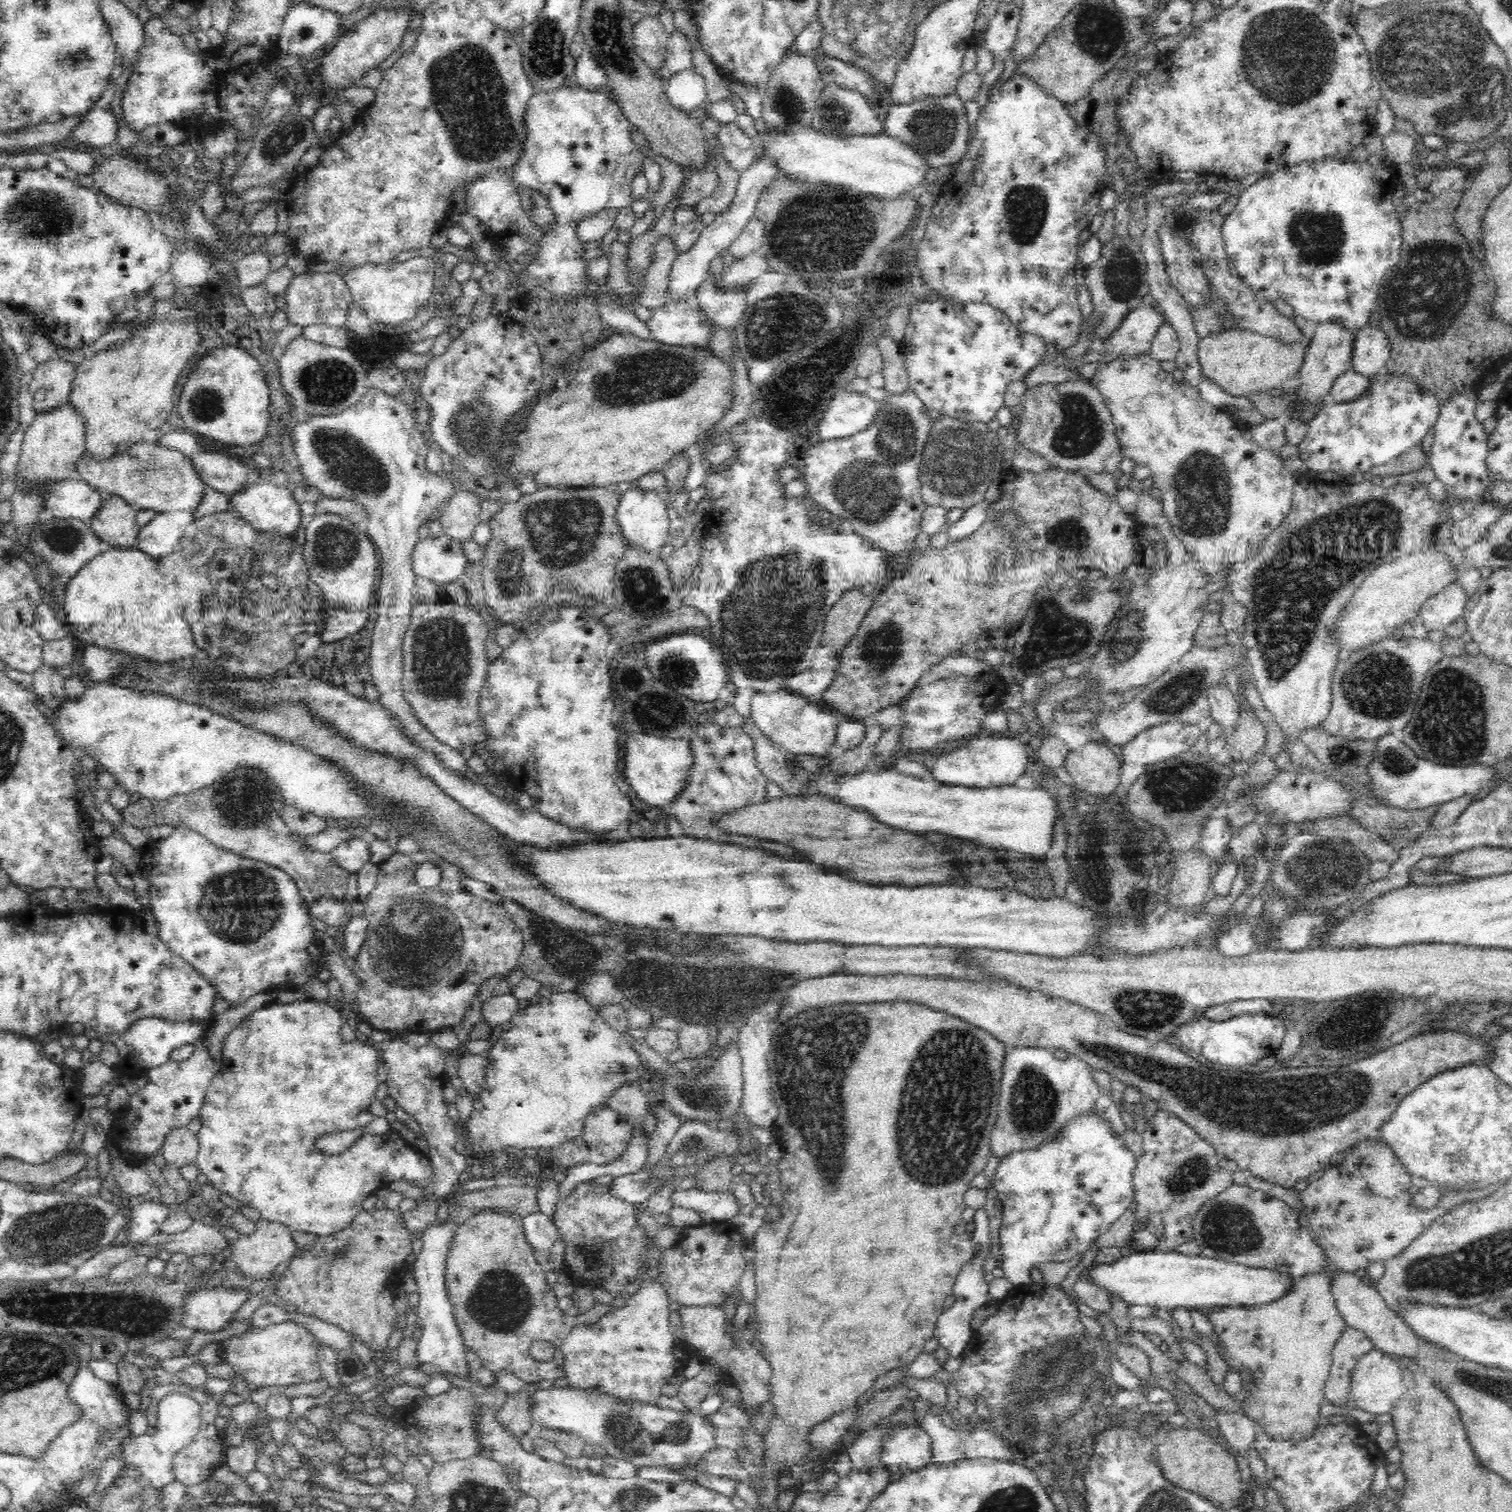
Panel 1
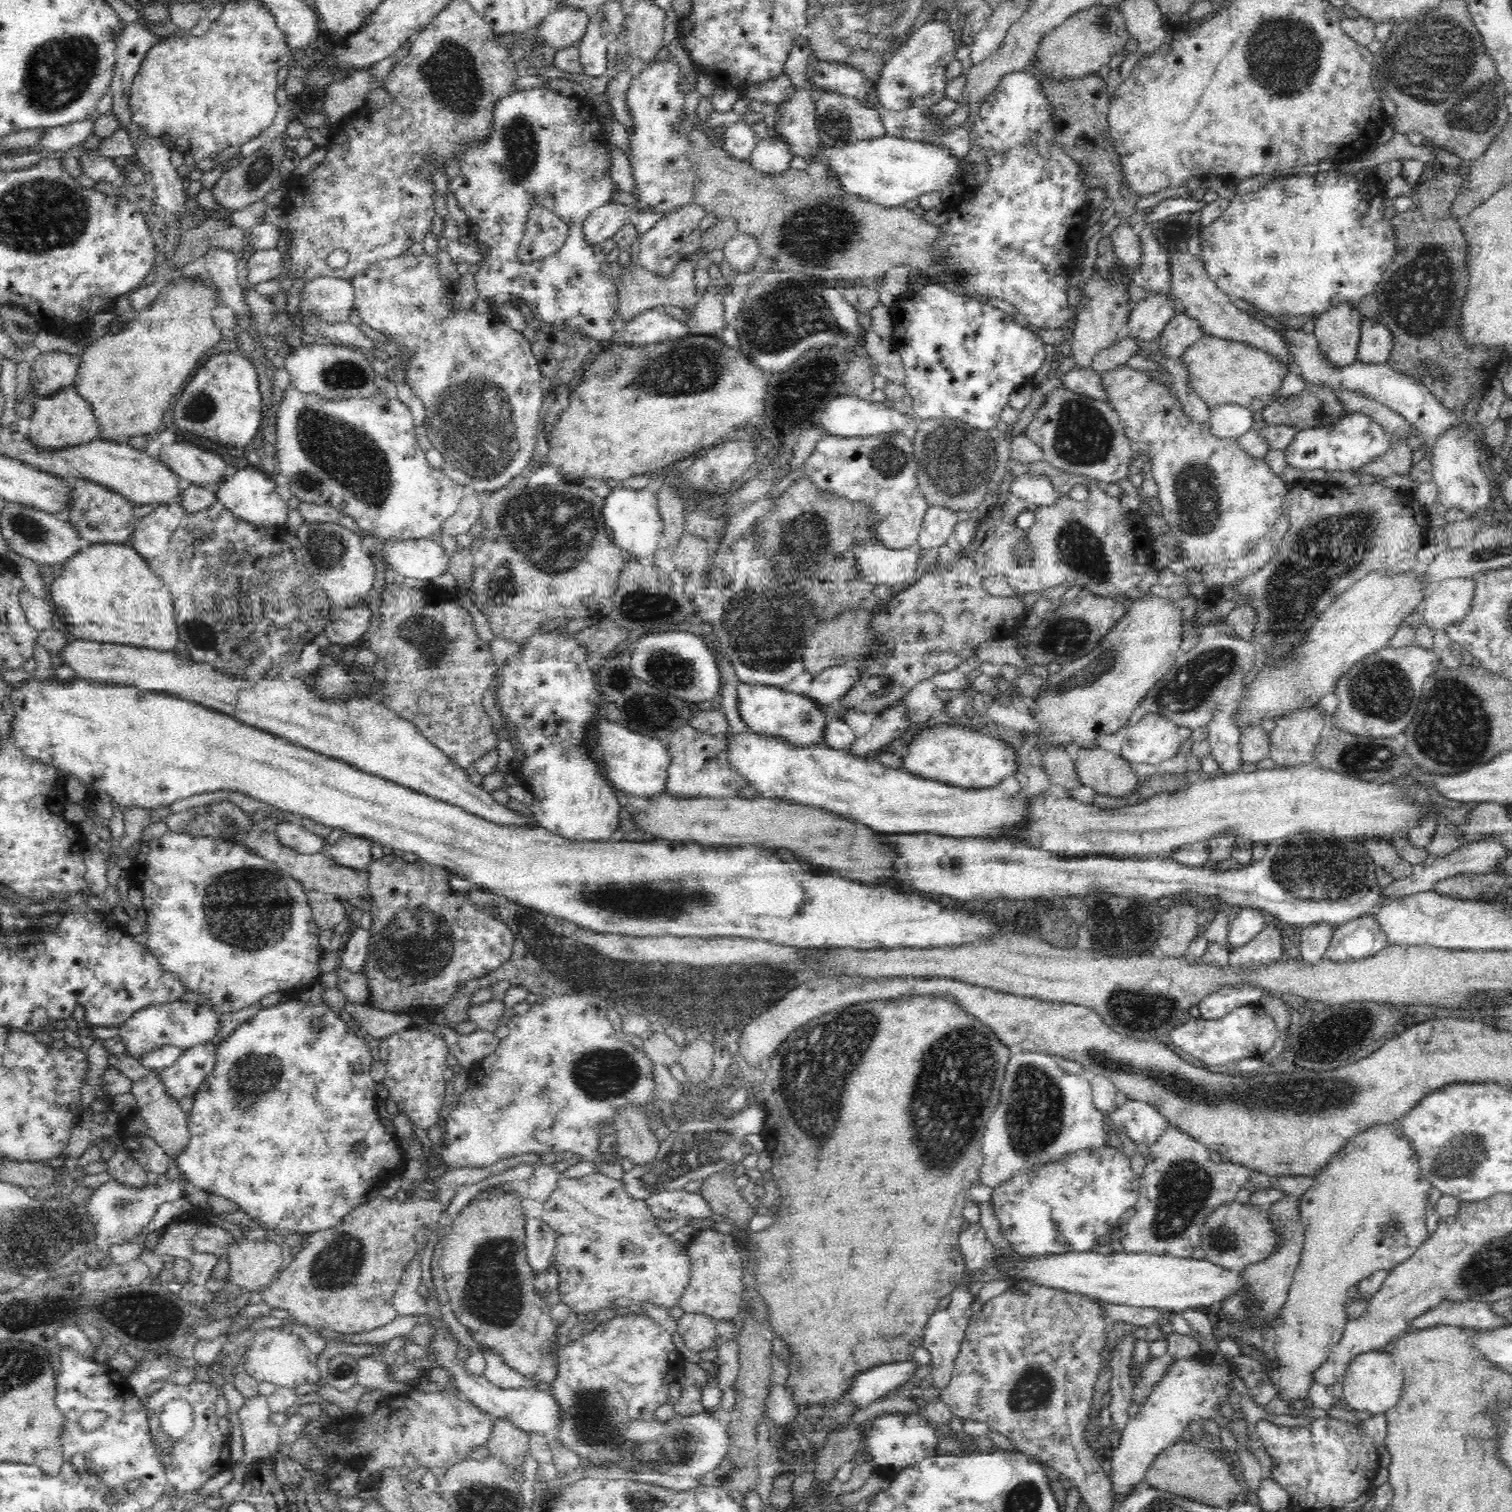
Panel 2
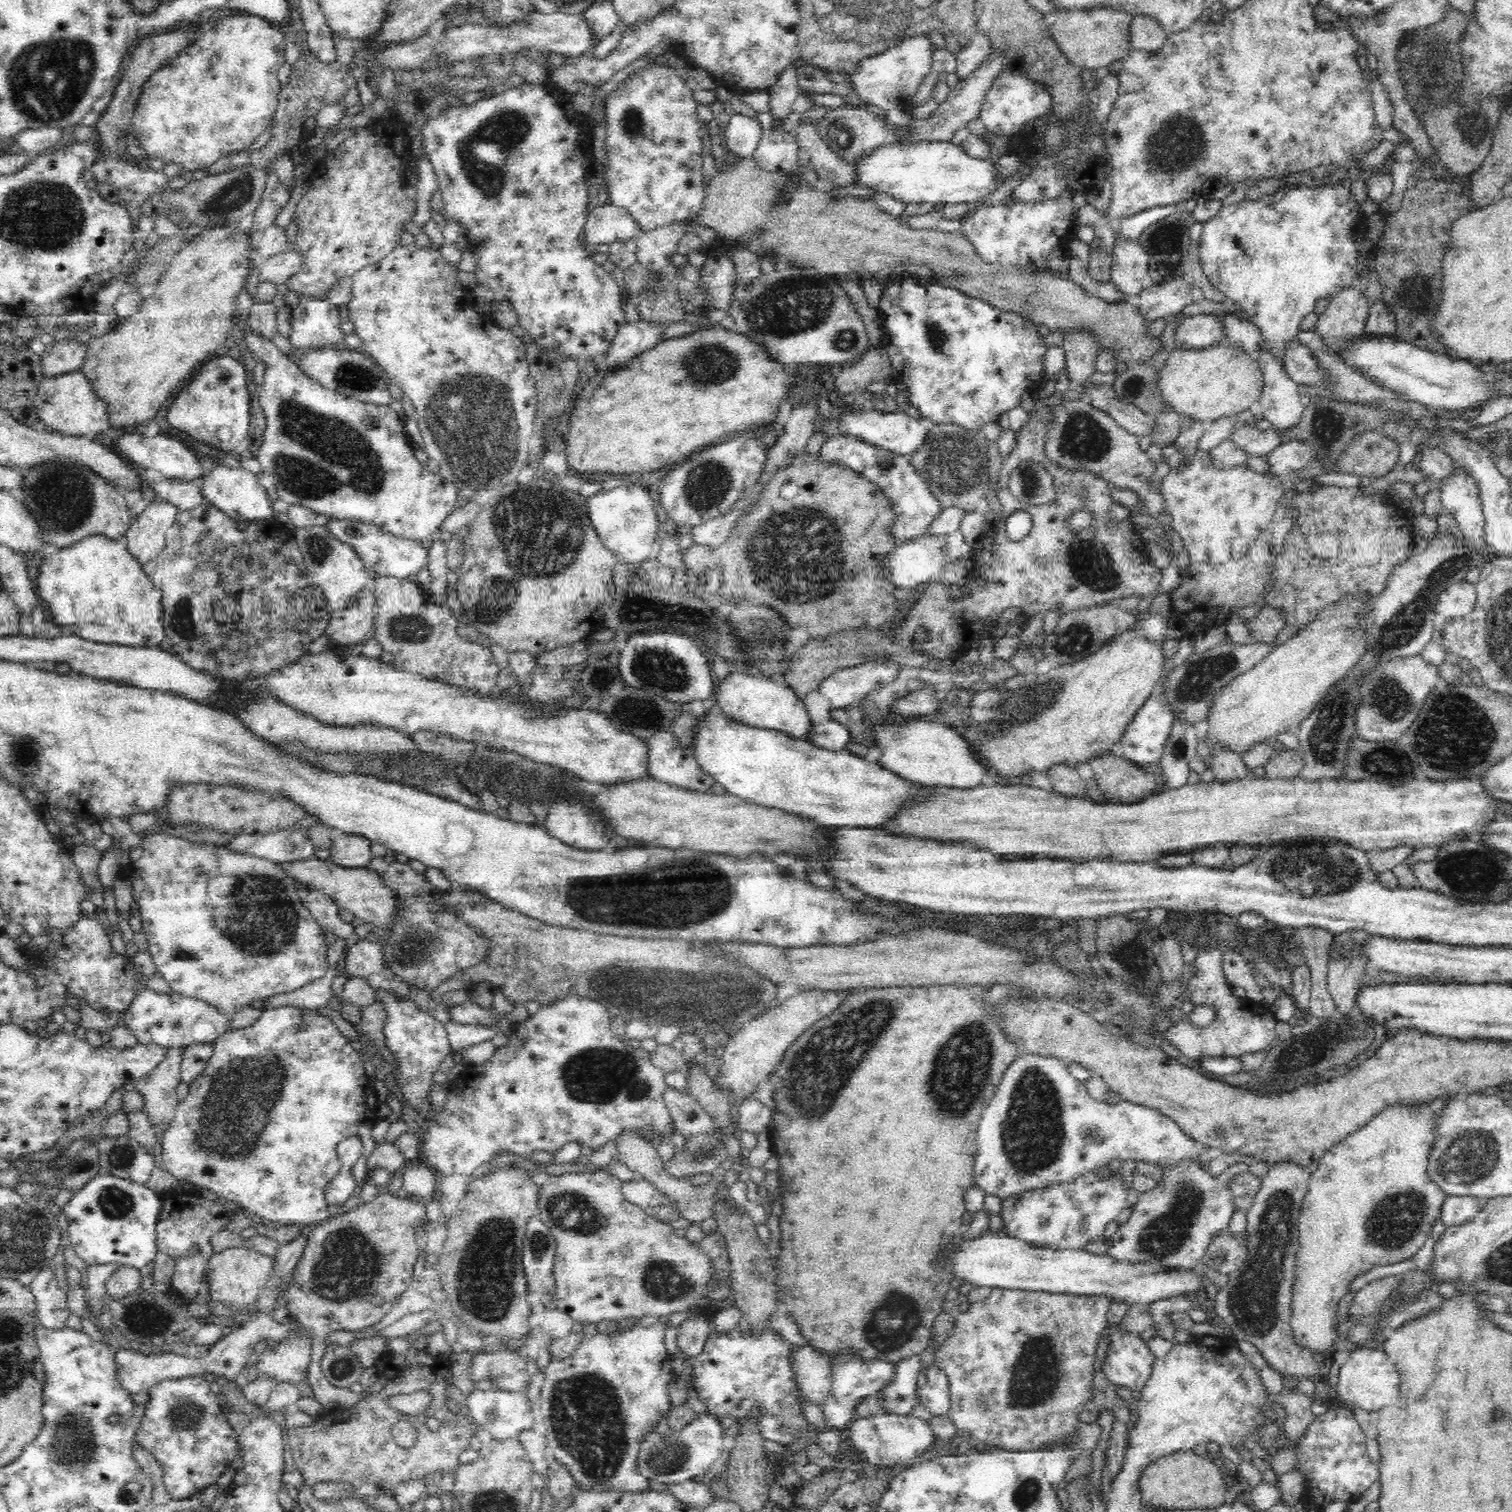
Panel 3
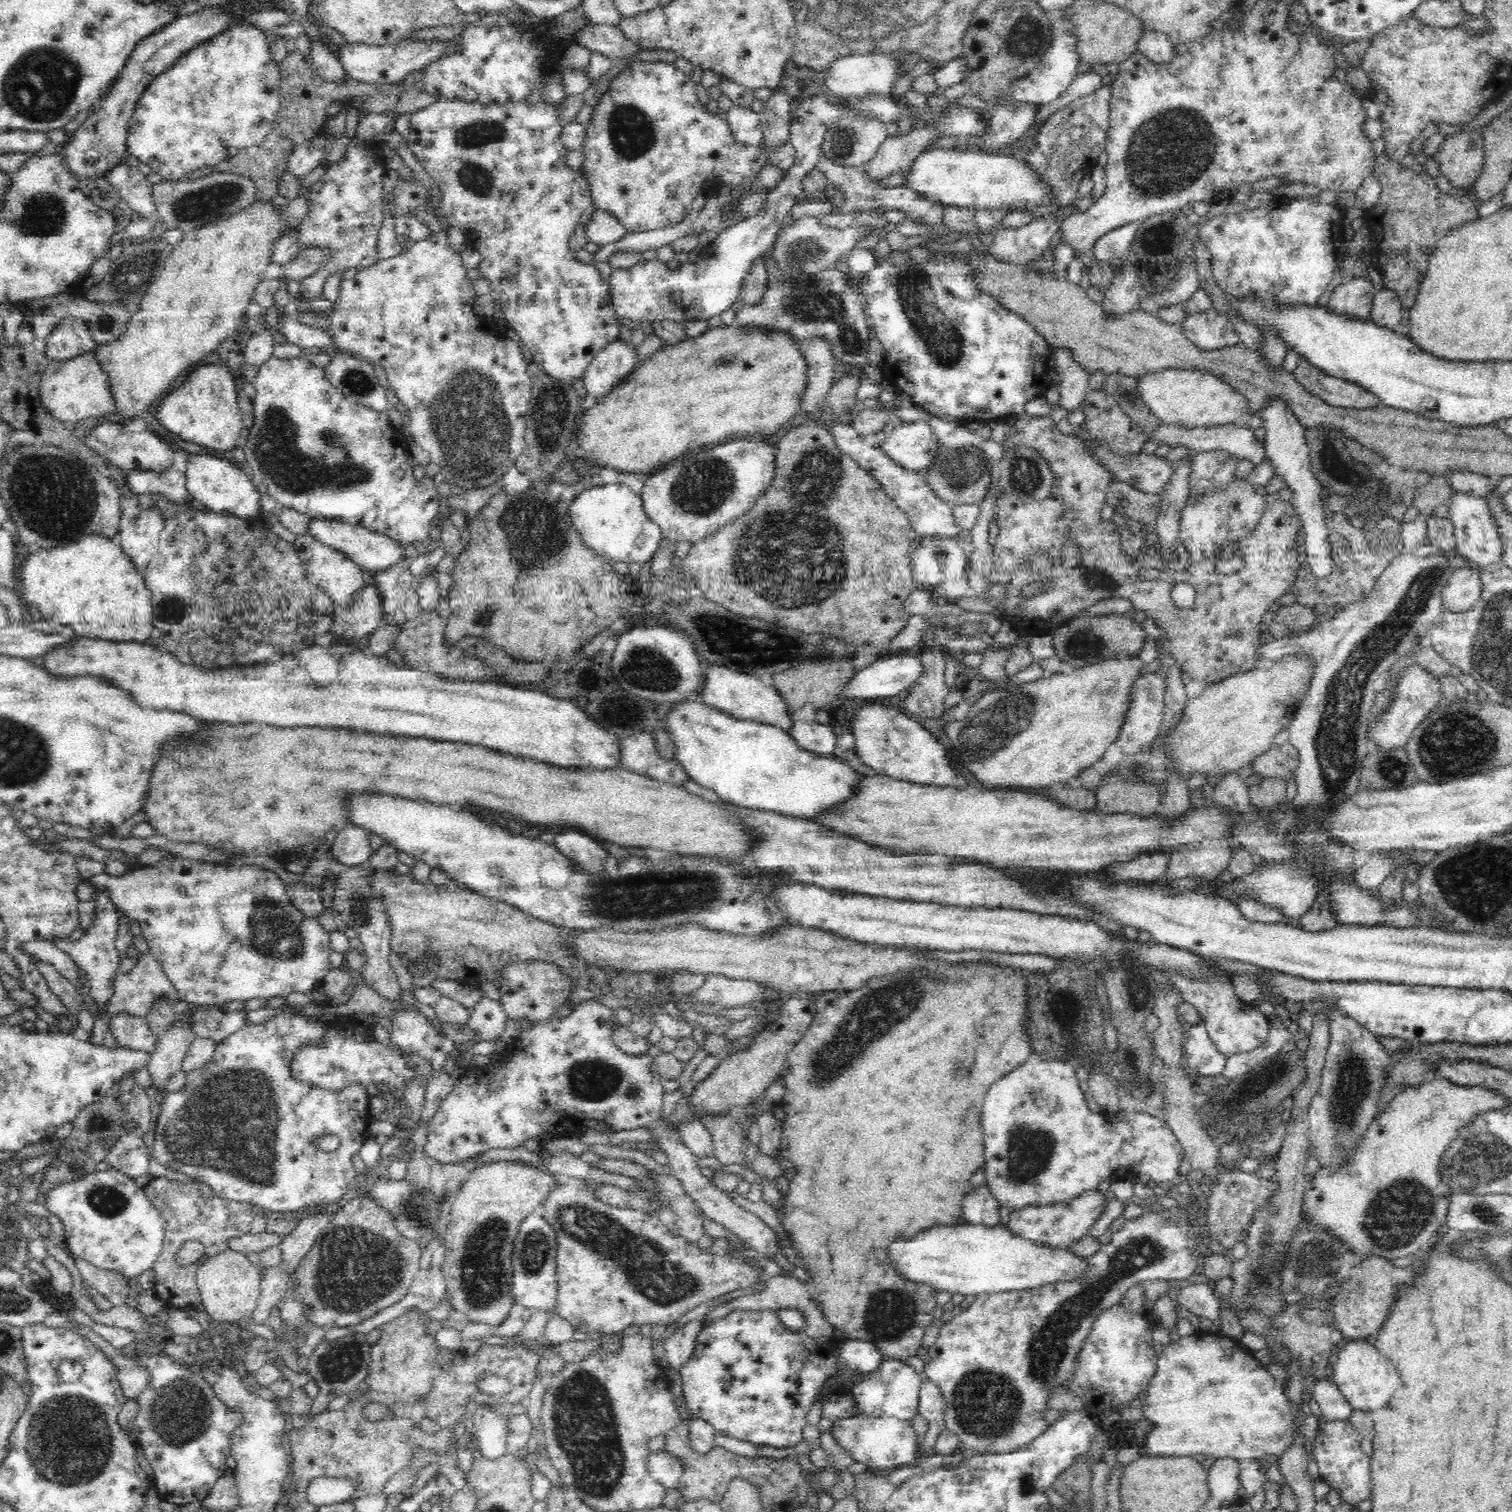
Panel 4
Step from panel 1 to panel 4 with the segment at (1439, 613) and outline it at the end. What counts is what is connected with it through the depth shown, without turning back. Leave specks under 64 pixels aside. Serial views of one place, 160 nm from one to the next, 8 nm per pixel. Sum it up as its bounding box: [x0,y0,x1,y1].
[1441,566,1481,612]

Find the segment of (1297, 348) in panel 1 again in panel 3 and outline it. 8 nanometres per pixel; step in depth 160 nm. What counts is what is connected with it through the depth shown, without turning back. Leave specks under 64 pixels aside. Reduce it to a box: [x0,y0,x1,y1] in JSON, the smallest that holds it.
[1158,341,1264,423]

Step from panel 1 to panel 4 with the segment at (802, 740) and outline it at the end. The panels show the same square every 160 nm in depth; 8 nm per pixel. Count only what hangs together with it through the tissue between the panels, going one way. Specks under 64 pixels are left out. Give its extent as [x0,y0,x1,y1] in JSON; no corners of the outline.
[701,665,794,732]

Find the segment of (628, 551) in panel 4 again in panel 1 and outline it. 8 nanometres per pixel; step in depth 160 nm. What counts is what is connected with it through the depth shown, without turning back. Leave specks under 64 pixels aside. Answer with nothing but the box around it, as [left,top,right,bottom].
[616,487,671,555]

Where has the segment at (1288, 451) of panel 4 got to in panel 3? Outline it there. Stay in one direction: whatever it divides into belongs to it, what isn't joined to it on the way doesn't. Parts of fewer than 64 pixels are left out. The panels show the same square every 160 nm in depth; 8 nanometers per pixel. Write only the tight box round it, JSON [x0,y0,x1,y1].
[1198,184,1372,434]

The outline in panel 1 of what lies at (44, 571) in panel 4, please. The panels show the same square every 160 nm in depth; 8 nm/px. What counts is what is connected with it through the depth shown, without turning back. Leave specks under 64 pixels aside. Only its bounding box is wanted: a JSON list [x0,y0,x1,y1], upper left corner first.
[63,547,202,663]

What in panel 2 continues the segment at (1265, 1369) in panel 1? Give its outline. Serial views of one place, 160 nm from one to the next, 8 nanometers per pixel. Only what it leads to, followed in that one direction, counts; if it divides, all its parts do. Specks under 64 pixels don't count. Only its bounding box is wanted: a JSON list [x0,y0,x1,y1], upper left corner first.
[1221,1122,1432,1407]

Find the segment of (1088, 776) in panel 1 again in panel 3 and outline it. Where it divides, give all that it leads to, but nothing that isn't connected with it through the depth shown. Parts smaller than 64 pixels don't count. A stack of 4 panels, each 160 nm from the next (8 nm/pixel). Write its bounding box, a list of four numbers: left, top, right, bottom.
[1087,750,1156,804]

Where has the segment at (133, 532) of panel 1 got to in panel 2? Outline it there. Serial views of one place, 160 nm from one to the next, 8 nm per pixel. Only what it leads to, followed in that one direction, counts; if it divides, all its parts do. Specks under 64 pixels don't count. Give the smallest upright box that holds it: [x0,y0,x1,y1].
[54,479,139,544]

